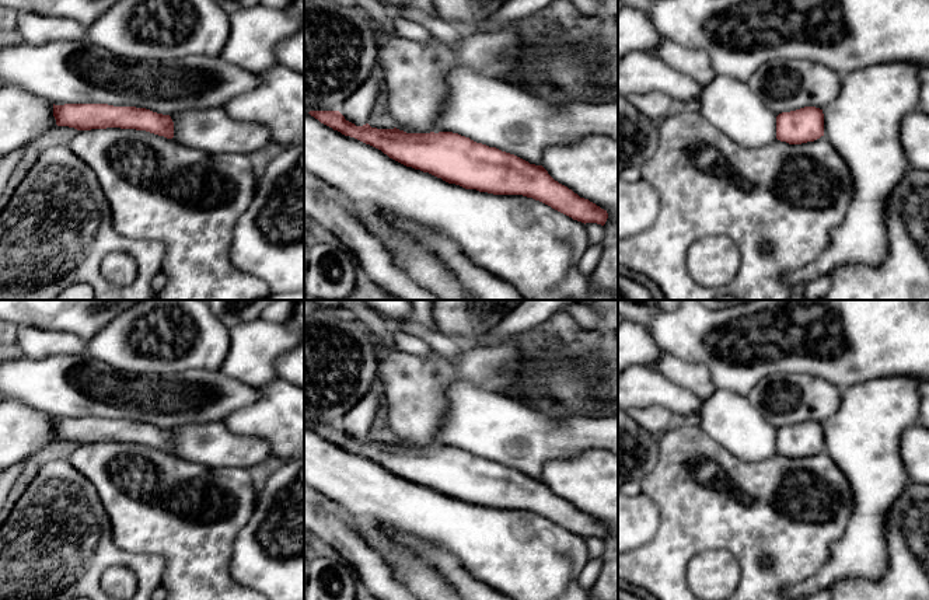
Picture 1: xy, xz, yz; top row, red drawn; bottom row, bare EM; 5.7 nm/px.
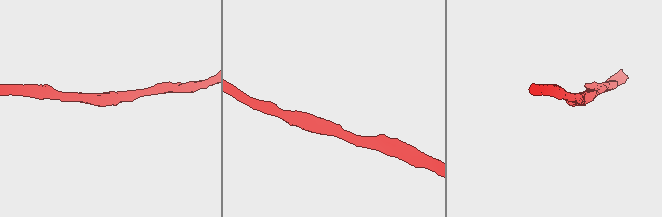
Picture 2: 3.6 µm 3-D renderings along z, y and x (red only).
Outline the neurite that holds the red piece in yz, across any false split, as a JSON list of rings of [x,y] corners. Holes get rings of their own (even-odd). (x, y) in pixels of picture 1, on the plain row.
[[[804,421],[776,430],[776,453],[789,458],[814,456],[824,450],[824,428],[816,421]]]

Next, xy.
[[[53,418],[53,430],[57,440],[77,444],[121,442],[146,444],[167,453],[174,451],[171,430],[146,422],[108,418]]]

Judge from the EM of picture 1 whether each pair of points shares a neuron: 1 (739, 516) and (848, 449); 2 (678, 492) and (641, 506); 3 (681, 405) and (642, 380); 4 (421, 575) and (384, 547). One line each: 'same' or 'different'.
1: different
2: different
3: same
4: same

